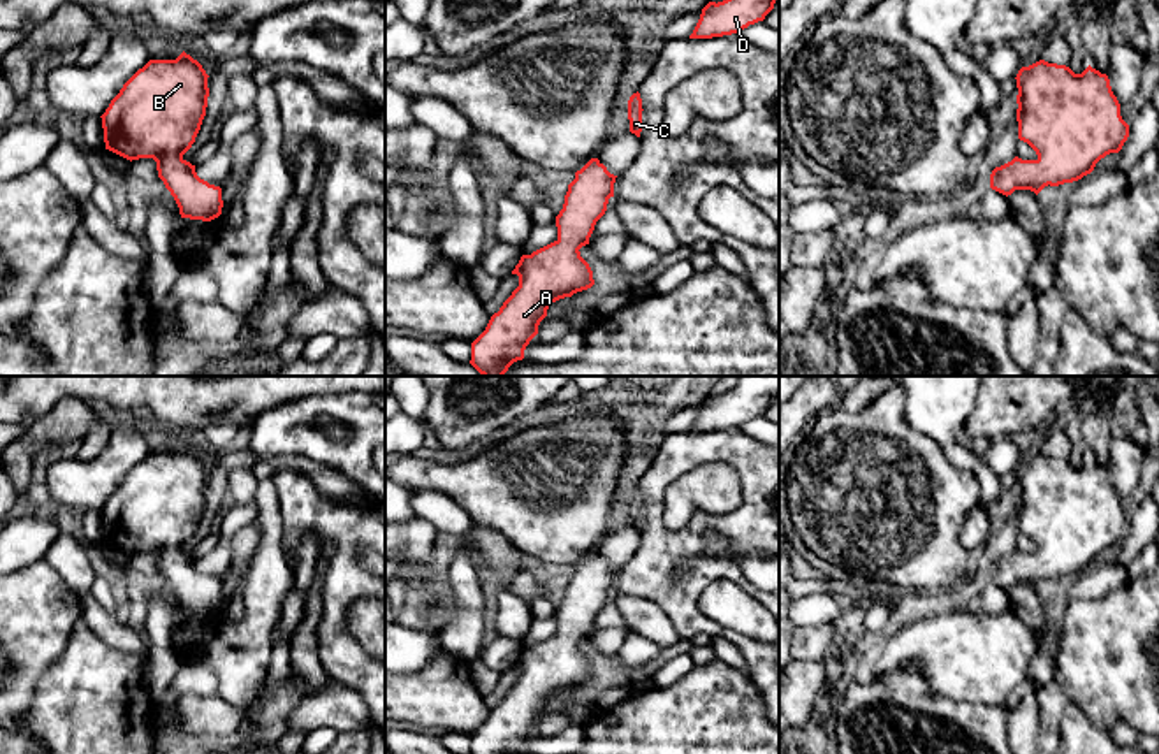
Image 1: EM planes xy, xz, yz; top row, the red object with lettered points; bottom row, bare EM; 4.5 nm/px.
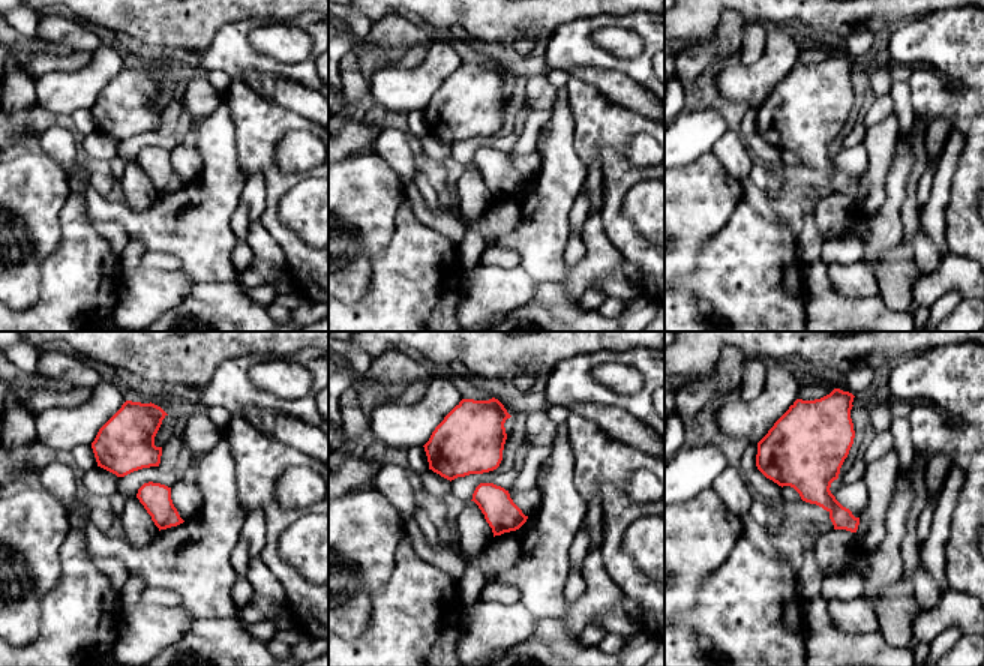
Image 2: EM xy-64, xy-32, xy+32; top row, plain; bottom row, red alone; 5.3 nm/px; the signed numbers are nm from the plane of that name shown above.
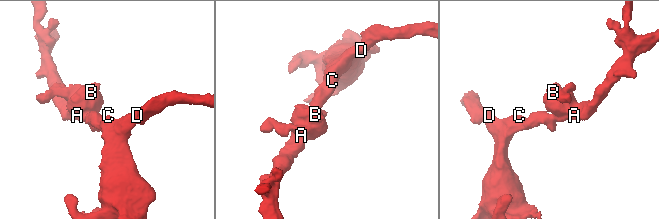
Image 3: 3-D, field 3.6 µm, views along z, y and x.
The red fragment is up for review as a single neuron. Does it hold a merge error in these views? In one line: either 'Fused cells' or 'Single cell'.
Single cell

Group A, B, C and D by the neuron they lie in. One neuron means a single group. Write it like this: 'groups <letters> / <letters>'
groups A B C D

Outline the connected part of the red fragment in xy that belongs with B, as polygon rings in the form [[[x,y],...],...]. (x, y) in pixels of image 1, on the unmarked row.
[[[185,445],[176,453],[149,453],[100,510],[106,543],[130,555],[153,552],[181,612],[202,615],[222,608],[222,582],[200,573],[183,548],[206,510],[208,471]]]

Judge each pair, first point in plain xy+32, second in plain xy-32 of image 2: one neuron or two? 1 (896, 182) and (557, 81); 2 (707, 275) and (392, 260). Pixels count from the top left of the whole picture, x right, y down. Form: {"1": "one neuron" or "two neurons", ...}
{"1": "two neurons", "2": "one neuron"}

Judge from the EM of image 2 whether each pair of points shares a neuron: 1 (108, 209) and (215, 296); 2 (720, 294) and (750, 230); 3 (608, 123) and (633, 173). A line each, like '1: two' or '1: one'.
1: two
2: one
3: one

